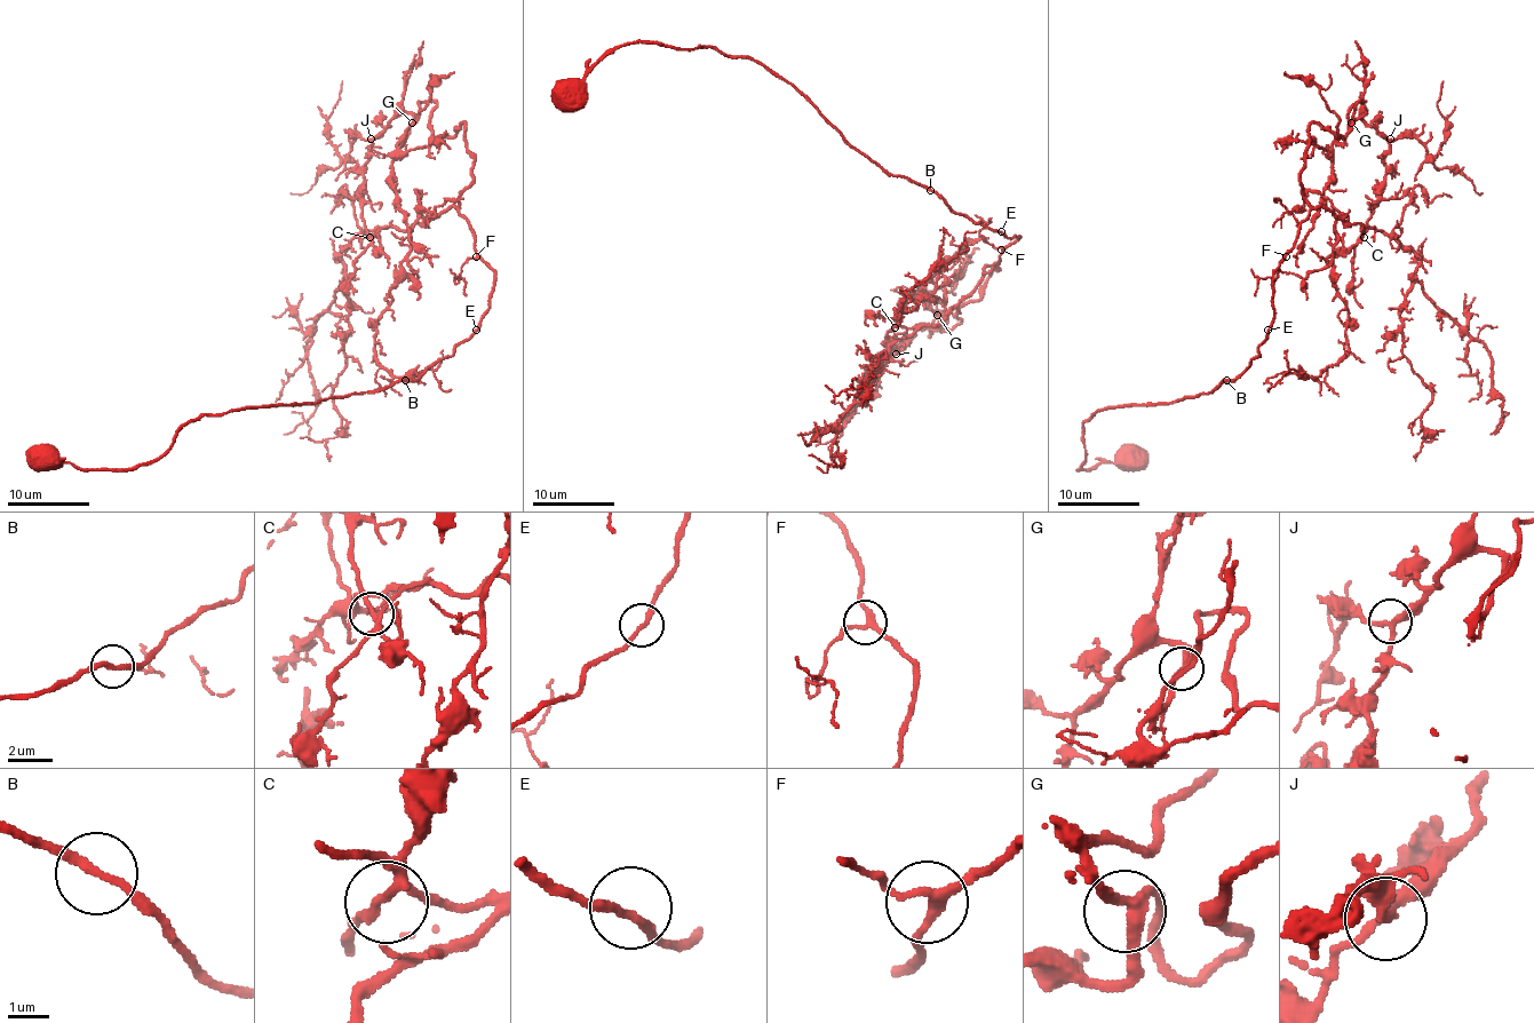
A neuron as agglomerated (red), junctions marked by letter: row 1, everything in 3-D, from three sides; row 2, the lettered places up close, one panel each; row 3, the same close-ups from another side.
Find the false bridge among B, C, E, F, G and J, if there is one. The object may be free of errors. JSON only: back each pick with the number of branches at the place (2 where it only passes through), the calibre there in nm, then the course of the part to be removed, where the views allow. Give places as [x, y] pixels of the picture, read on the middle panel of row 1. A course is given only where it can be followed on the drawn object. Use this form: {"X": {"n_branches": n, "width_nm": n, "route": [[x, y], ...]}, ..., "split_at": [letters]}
{"split_at": []}

